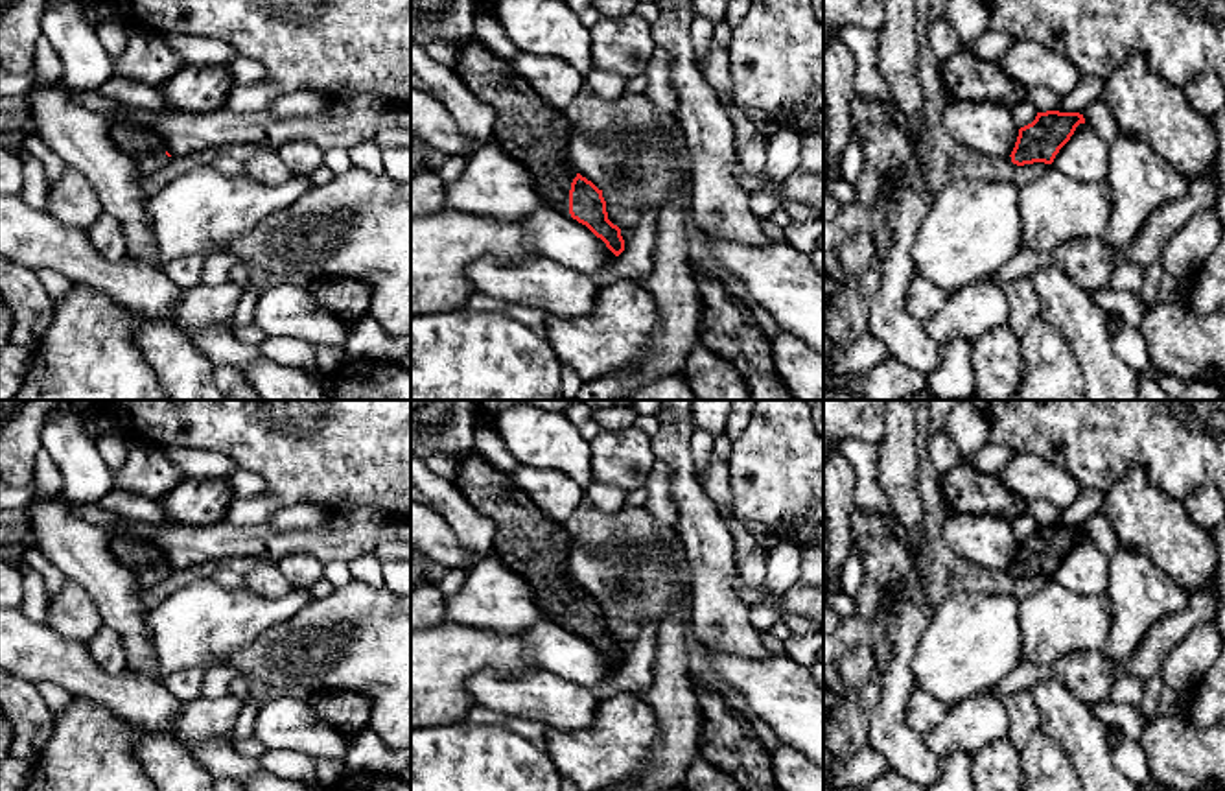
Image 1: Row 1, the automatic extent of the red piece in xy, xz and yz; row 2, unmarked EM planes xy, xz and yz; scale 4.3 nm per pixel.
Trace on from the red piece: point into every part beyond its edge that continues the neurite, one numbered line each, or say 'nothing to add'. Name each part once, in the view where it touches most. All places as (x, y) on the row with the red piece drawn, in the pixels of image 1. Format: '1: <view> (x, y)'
1: xz (529, 129)

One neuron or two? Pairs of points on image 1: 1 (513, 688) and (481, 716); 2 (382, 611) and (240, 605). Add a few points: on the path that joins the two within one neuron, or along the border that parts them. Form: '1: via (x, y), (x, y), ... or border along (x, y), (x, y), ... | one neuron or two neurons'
1: border along (478, 705), (505, 716) | two neurons
2: border along (312, 600), (291, 618), (266, 631) | two neurons

